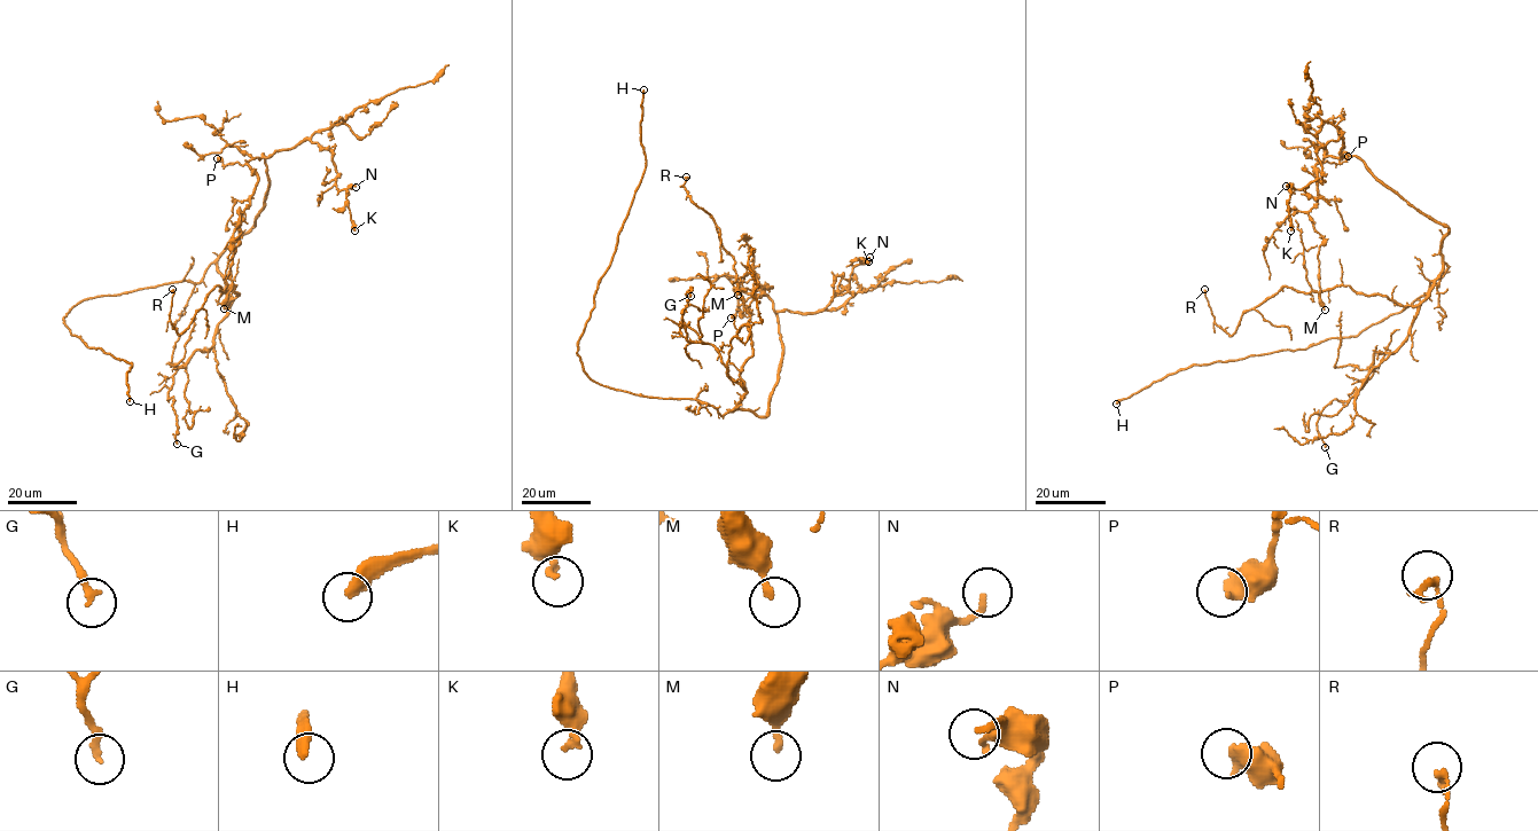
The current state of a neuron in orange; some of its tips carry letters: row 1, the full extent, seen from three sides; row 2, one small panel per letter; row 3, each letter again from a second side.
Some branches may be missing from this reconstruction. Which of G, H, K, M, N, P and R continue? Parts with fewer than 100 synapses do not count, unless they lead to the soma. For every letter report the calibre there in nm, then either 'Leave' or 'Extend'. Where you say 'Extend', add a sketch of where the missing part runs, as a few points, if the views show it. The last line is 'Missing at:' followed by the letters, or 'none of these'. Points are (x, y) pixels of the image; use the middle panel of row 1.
G: Thickness 240 nm. Leave
H: Thickness 360 nm. Extend. Course of what is missing: (643, 89), (640, 33), (635, 23), (635, 12), (642, 1)
K: Thickness 240 nm. Leave
M: Thickness 200 nm. Leave
N: Thickness 170 nm. Leave
P: Thickness 550 nm. Leave
R: Thickness 220 nm. Leave
Missing at: H

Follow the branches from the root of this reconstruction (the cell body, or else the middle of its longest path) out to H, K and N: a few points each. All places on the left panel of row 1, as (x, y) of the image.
H: (187, 281), (85, 298), (63, 319), (70, 332), (88, 347), (132, 363), (126, 377), (130, 401)
K: (187, 281), (198, 283), (254, 226), (268, 183), (263, 155), (307, 140), (332, 151), (354, 230)
N: (187, 281), (198, 283), (254, 226), (268, 183), (263, 155), (317, 142), (332, 151), (336, 187), (356, 187)

